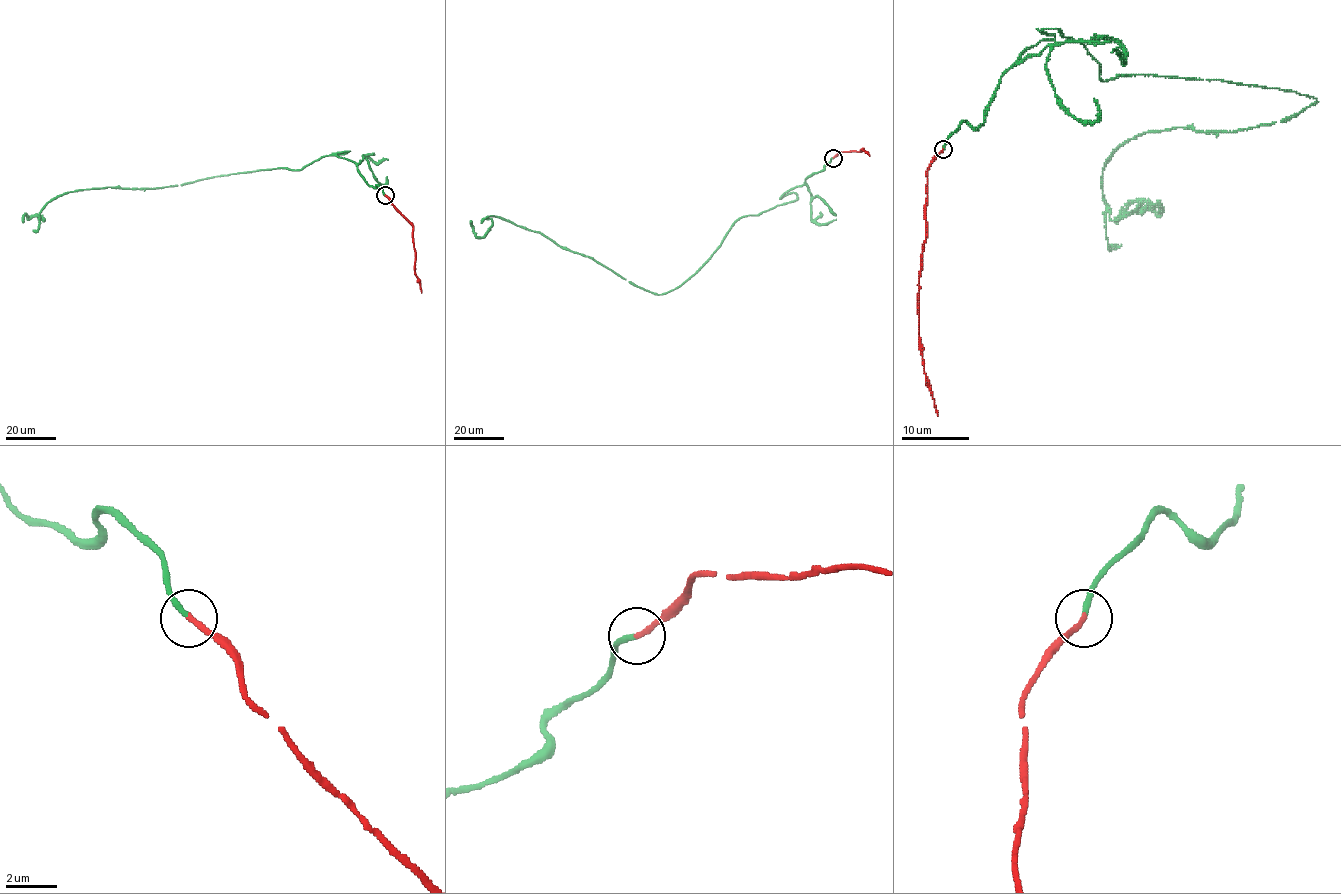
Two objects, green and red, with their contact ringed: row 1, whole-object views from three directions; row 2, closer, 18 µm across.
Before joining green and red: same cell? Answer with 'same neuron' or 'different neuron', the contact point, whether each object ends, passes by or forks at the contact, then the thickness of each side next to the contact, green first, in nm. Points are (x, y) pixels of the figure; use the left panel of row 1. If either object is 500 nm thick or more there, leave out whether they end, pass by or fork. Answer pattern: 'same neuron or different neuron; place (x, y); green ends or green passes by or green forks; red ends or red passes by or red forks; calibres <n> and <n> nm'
same neuron; place (385, 195); green ends; red ends; calibres 200 and 220 nm

